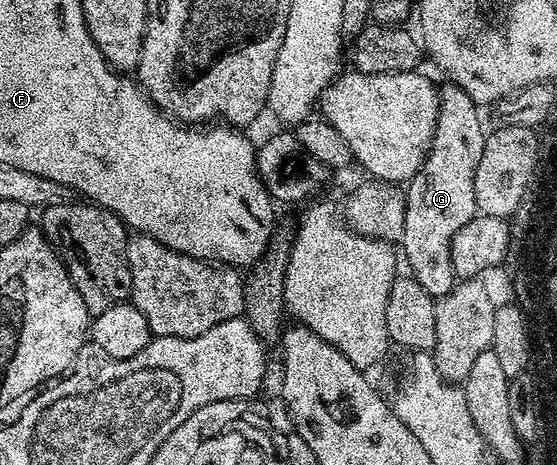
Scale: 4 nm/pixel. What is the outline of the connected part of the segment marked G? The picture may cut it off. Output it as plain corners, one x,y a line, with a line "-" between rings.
450,82
444,83
444,88
441,88
441,95
439,97
439,113
437,114
437,122
435,123
435,133
433,134
433,142
431,143
431,149
427,151
427,157
422,166
417,170
417,174
405,188
405,195
407,197
407,205
405,206
405,226
403,227
403,234
401,237
401,245
403,244
403,252
401,248
401,256
407,259
407,264
410,275
415,278
416,282
429,293
431,297
438,298
449,294
455,289
457,283
457,277
454,272
453,262
450,260
450,246
453,242
453,236
457,233
457,230
465,226
466,223
476,217
477,209
475,207
475,179
477,178
477,162
481,162
481,150
483,149
483,142
485,139
485,127
479,121
480,109
469,98
469,94
465,94
461,90
461,86
452,84

